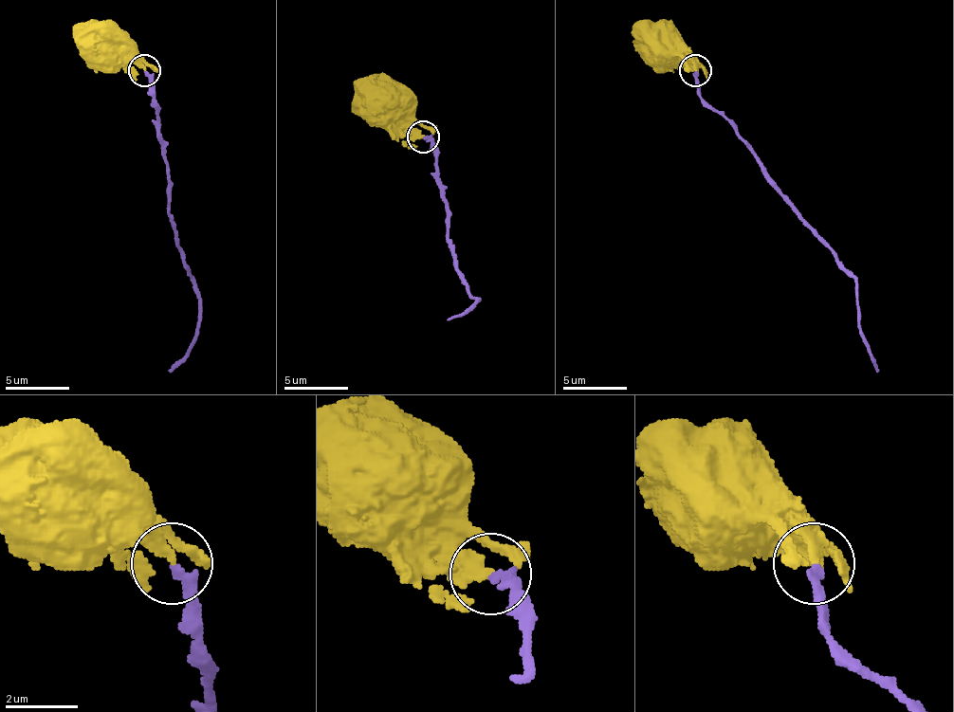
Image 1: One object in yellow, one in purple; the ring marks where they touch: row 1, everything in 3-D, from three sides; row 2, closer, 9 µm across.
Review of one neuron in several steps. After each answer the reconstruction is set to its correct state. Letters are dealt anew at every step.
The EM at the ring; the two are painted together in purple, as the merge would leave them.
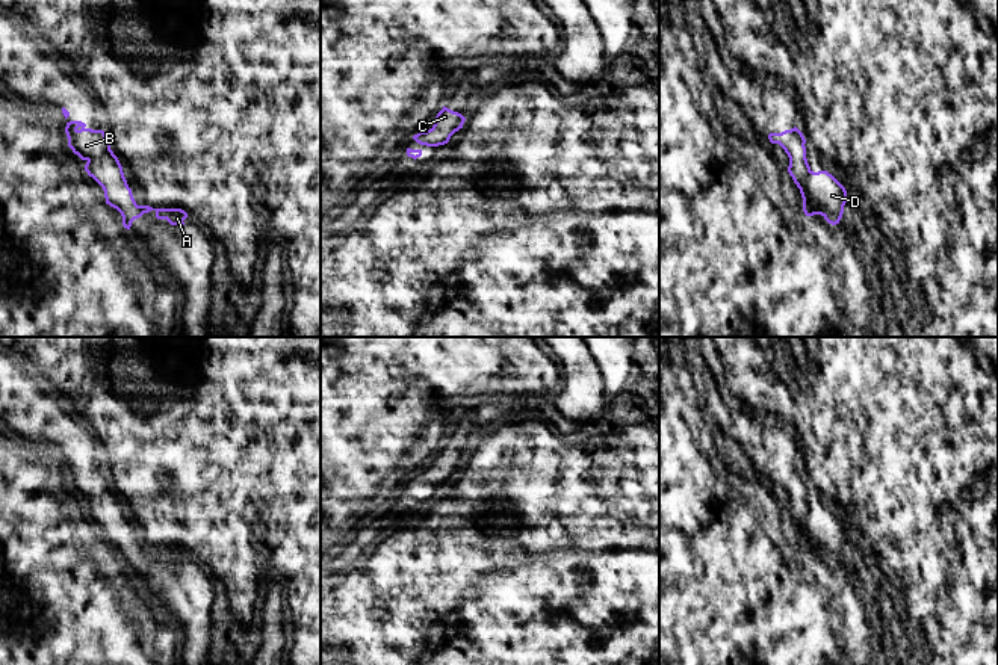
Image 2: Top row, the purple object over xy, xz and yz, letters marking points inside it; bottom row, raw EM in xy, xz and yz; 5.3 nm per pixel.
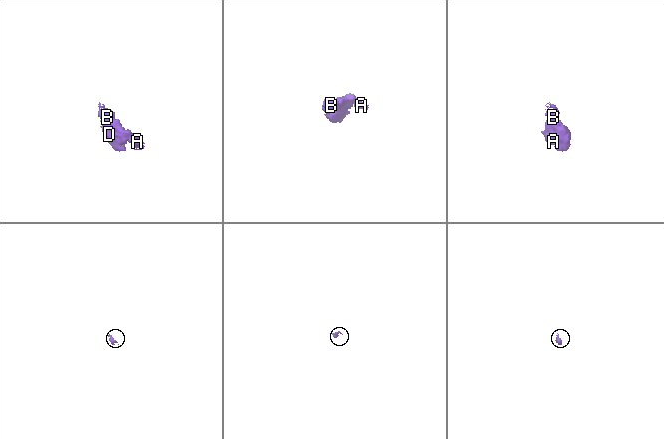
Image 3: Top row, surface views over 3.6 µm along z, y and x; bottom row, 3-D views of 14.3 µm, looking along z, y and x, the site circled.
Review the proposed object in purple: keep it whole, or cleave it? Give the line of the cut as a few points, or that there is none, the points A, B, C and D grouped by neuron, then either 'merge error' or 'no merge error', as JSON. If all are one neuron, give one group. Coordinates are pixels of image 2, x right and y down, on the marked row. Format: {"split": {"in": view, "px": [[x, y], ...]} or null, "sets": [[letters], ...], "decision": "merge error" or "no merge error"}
{"split": null, "sets": [["A", "B", "C", "D"]], "decision": "no merge error"}

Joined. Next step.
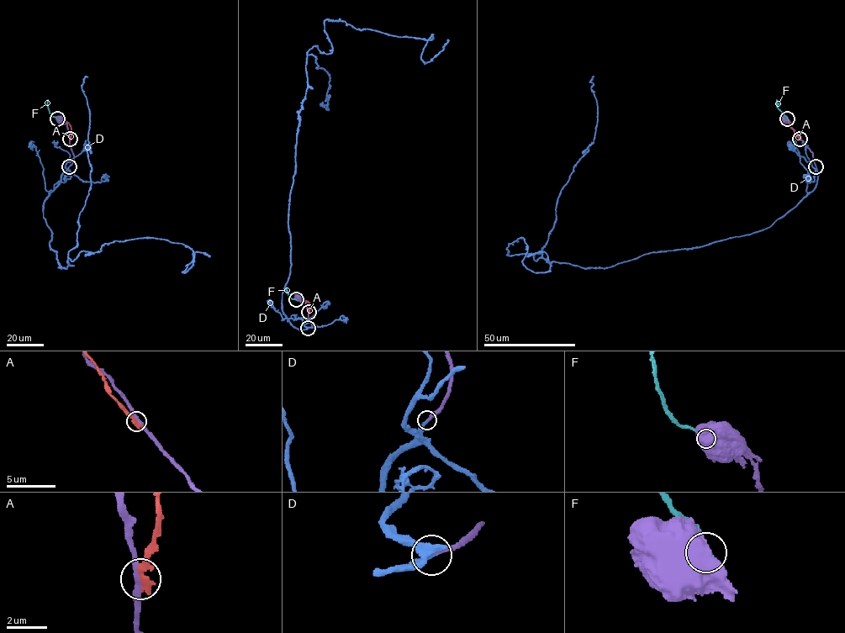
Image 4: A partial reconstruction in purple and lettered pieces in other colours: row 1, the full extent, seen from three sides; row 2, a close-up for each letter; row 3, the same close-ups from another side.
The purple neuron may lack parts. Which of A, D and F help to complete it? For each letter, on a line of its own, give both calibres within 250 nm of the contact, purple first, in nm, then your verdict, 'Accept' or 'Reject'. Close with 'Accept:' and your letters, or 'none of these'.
A: Thickness 280 nm (purple) against 360 nm. Reject
D: Thickness 200 nm (purple) against 200 nm. Accept
F: Thickness 800 nm (purple) against 400 nm. Reject
Accept: D

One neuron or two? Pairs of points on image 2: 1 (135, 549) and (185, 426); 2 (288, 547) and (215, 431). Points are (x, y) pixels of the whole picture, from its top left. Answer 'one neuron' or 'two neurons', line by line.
1: two neurons
2: one neuron

